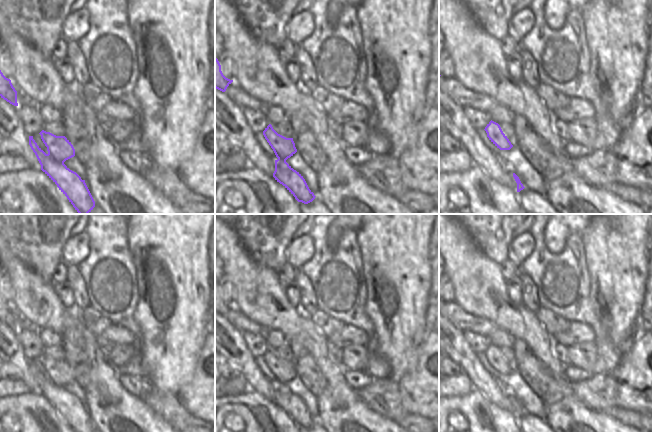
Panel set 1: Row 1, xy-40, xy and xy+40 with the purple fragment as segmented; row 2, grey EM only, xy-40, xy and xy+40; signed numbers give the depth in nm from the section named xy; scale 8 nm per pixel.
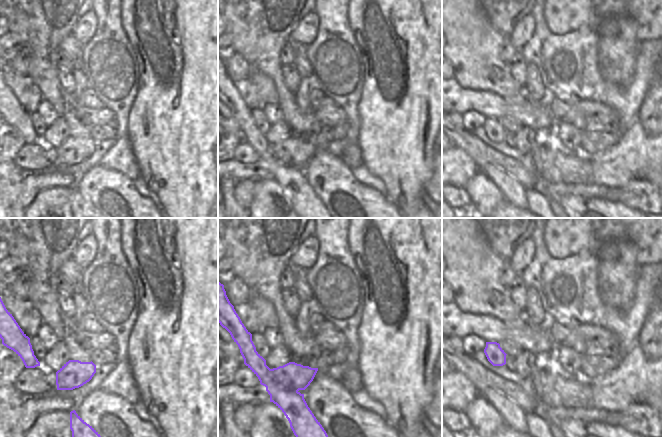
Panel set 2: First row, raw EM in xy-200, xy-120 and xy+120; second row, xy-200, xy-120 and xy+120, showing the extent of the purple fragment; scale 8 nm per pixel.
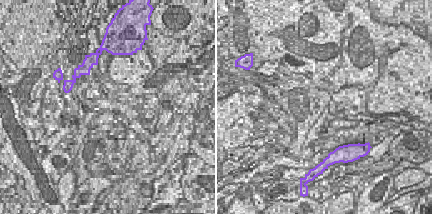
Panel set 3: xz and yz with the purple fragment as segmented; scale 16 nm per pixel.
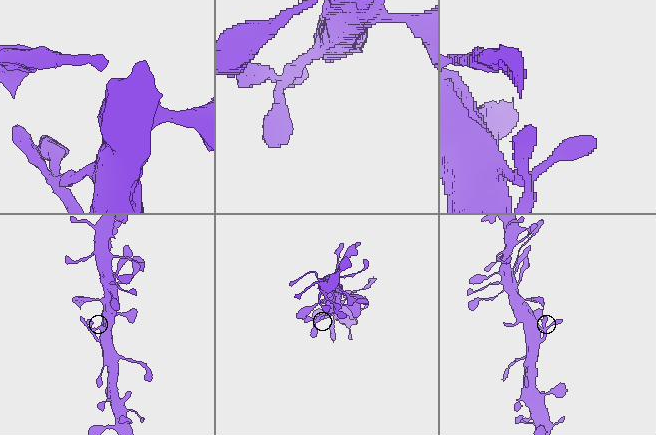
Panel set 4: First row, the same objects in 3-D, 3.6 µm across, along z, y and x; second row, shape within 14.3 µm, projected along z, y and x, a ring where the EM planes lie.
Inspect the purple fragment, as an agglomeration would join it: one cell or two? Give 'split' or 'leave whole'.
leave whole

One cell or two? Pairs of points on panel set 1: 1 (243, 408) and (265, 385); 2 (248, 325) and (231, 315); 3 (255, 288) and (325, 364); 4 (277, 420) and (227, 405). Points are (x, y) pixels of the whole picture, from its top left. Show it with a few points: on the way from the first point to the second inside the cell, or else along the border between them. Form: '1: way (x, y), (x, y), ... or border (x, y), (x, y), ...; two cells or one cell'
1: border (249, 387), (272, 400); two cells
2: way (244, 324), (235, 316); one cell
3: way (275, 308), (284, 317), (292, 321), (315, 344); one cell
4: way (267, 407), (261, 403), (240, 402); one cell

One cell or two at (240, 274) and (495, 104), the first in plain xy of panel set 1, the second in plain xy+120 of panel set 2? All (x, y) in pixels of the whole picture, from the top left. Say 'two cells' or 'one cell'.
two cells

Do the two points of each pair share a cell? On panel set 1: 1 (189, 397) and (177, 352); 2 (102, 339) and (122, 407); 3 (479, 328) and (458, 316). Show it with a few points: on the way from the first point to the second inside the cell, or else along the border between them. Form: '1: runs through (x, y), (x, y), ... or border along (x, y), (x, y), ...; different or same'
1: border along (197, 363), (192, 378), (177, 394); different
2: border along (96, 334), (96, 342), (101, 348); different
3: runs through (474, 323), (468, 323), (463, 320); same

